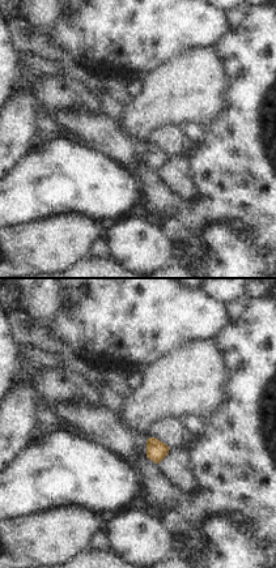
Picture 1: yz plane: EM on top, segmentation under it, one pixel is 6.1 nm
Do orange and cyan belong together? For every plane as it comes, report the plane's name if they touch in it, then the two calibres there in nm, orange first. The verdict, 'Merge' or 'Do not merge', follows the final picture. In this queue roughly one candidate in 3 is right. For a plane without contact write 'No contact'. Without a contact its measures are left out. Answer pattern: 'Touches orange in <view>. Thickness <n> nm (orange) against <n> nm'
No contact

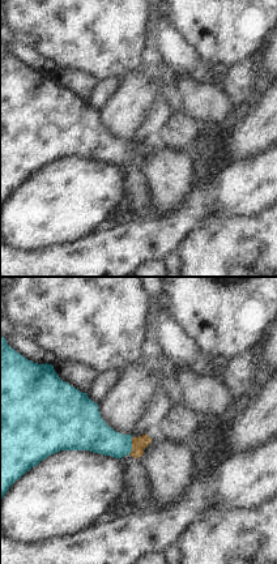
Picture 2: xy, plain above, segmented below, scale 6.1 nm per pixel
Touches orange in xy. Thickness 90 nm (orange) against 200 nm

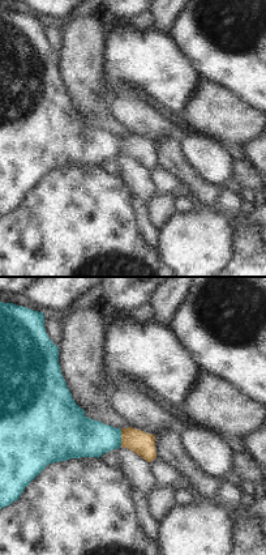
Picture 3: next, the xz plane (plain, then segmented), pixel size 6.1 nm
Touches orange in xz. Thickness 140 nm (orange) against 260 nm

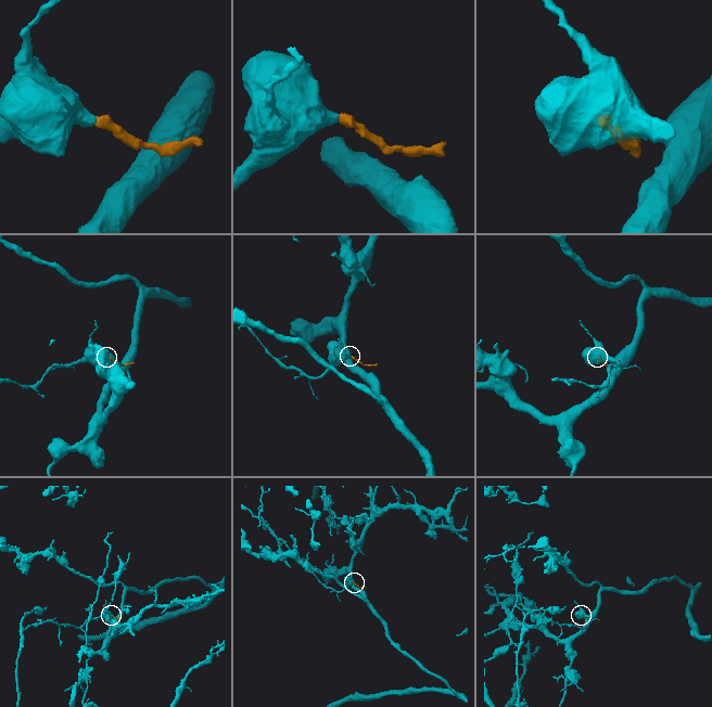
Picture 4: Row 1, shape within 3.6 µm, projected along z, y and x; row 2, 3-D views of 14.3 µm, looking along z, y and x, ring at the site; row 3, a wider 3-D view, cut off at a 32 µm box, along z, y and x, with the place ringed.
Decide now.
Merge

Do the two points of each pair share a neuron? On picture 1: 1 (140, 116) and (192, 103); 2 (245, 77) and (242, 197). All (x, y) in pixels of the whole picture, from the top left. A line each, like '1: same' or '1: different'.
1: same
2: same

